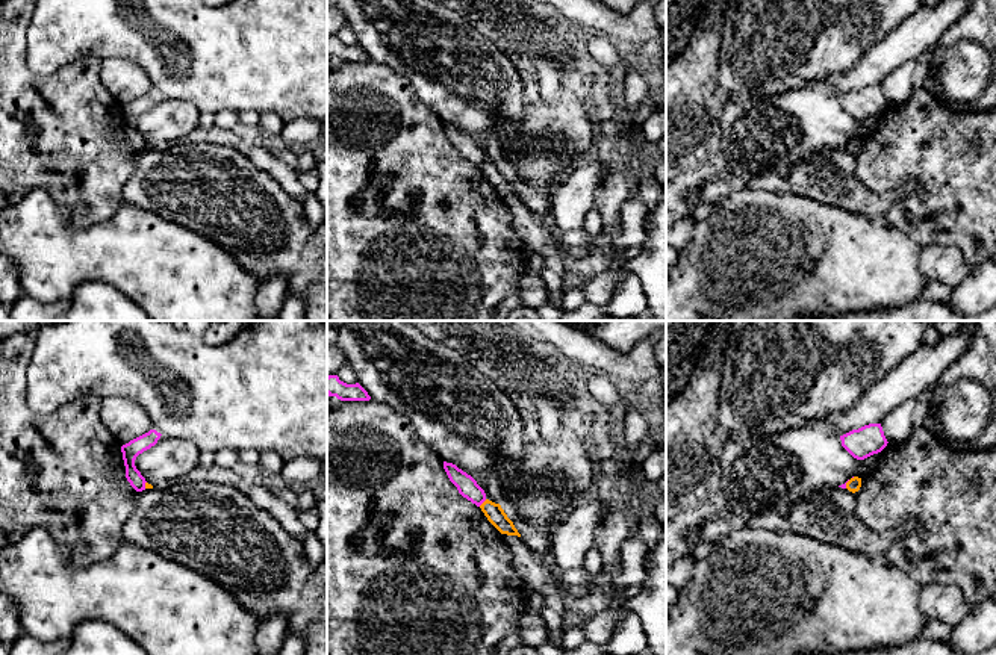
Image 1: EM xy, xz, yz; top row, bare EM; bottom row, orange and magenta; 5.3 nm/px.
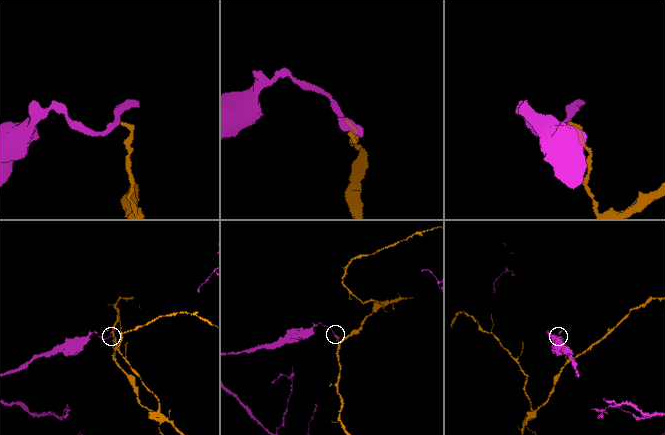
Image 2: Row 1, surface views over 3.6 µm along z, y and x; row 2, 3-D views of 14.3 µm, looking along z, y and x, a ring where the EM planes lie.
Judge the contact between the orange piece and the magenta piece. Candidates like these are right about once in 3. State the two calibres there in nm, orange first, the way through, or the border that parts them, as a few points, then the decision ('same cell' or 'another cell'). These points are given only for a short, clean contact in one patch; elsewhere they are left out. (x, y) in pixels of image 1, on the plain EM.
100 nm thick on the orange side, 110 nm on the other; border along xz (486, 161), (479, 167); another cell

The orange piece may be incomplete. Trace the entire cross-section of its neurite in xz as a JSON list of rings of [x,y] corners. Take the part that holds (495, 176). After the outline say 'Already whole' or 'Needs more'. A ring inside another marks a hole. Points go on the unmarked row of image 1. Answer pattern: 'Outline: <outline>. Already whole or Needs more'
Outline: [[[486,160],[486,162],[480,166],[480,169],[481,169],[481,172],[484,174],[484,177],[487,178],[487,182],[489,182],[501,195],[521,198],[521,195],[519,195],[518,191],[515,189],[513,183],[507,178],[507,175],[504,174],[504,171],[501,169],[500,165],[495,165],[495,163]]]. Already whole

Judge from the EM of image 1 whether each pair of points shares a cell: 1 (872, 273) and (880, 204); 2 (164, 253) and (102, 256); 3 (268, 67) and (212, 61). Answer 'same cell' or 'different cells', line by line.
1: different cells
2: same cell
3: same cell

